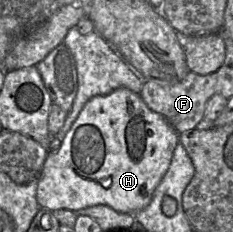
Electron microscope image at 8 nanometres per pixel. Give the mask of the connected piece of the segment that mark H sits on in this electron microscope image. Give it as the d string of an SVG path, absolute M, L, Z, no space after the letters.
M118 88L106 95L92 97L84 105L58 151L48 151L37 185L36 200L50 211L67 209L73 212L106 205L117 212L135 214L150 203L153 193L167 172L179 133L160 114L150 110L140 94Z

